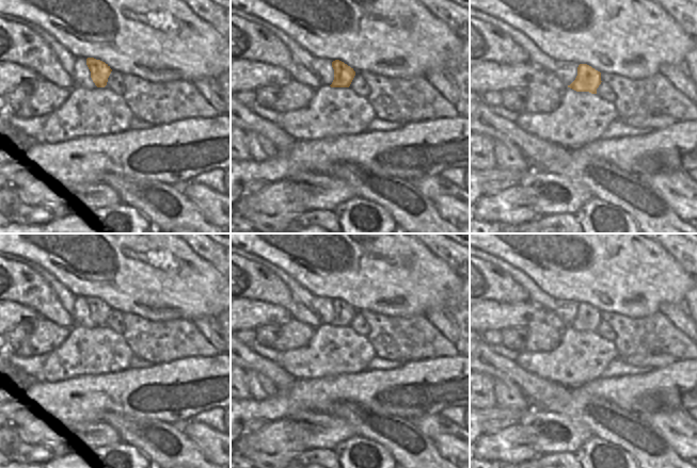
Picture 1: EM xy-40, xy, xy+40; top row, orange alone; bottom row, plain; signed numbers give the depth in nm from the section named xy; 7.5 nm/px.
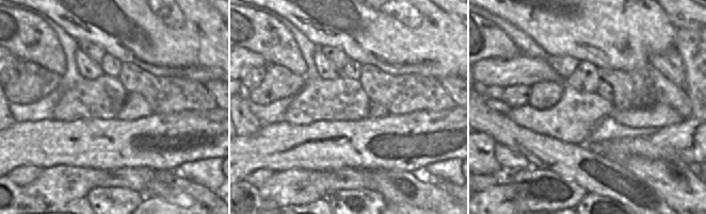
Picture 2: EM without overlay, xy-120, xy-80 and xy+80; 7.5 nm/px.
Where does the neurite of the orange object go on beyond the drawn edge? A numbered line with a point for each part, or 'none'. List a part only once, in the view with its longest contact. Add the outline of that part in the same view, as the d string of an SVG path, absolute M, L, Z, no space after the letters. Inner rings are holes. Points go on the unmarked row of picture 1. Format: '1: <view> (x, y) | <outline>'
none

